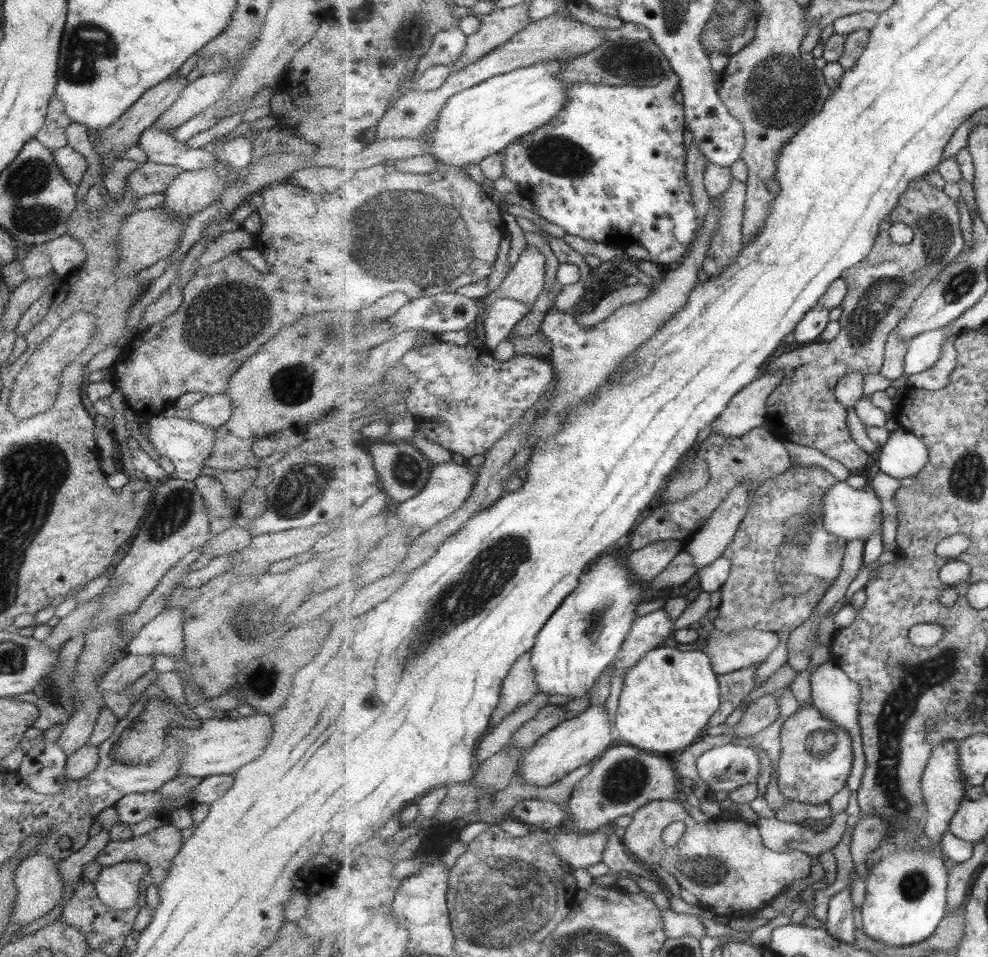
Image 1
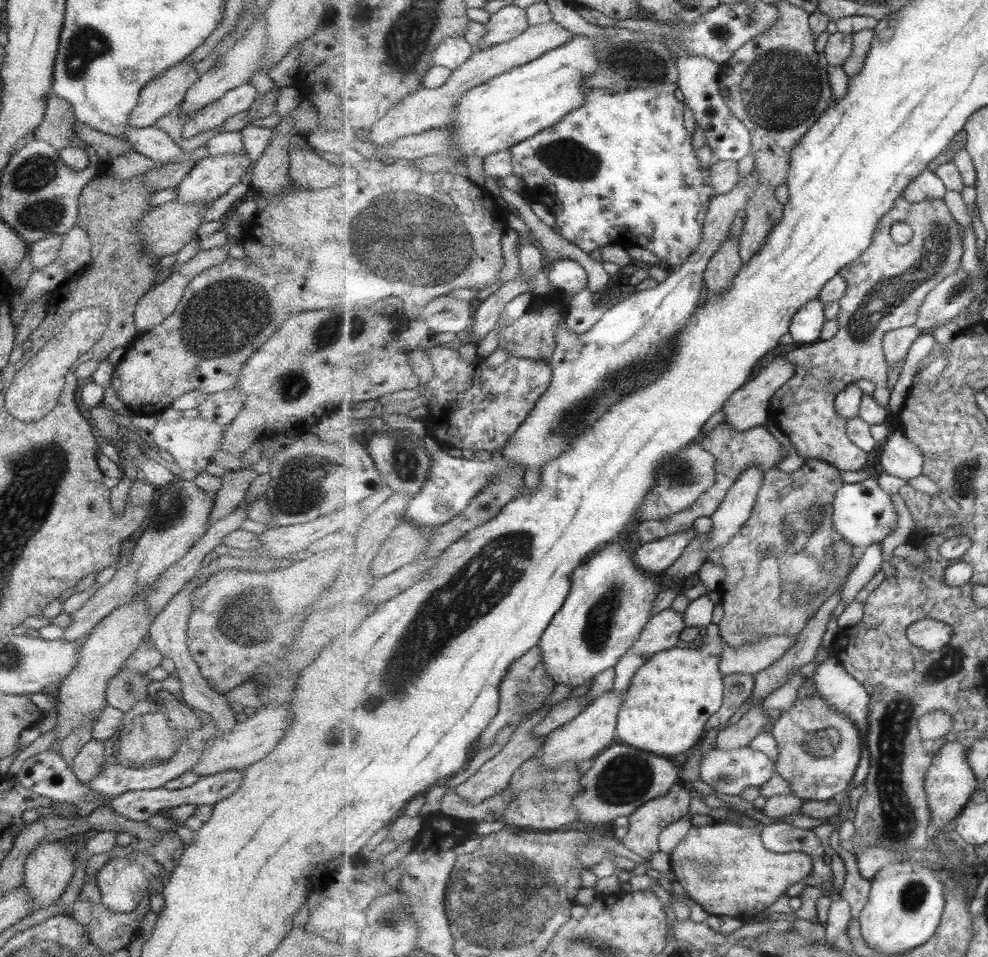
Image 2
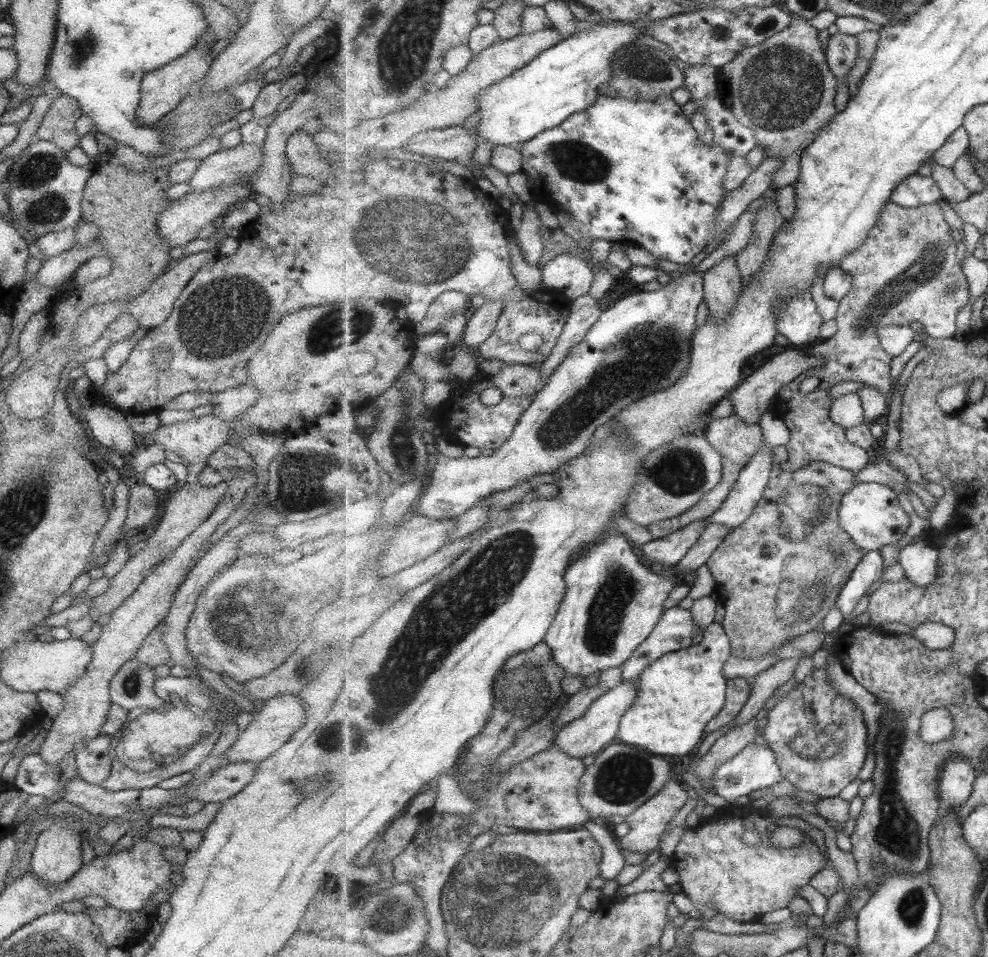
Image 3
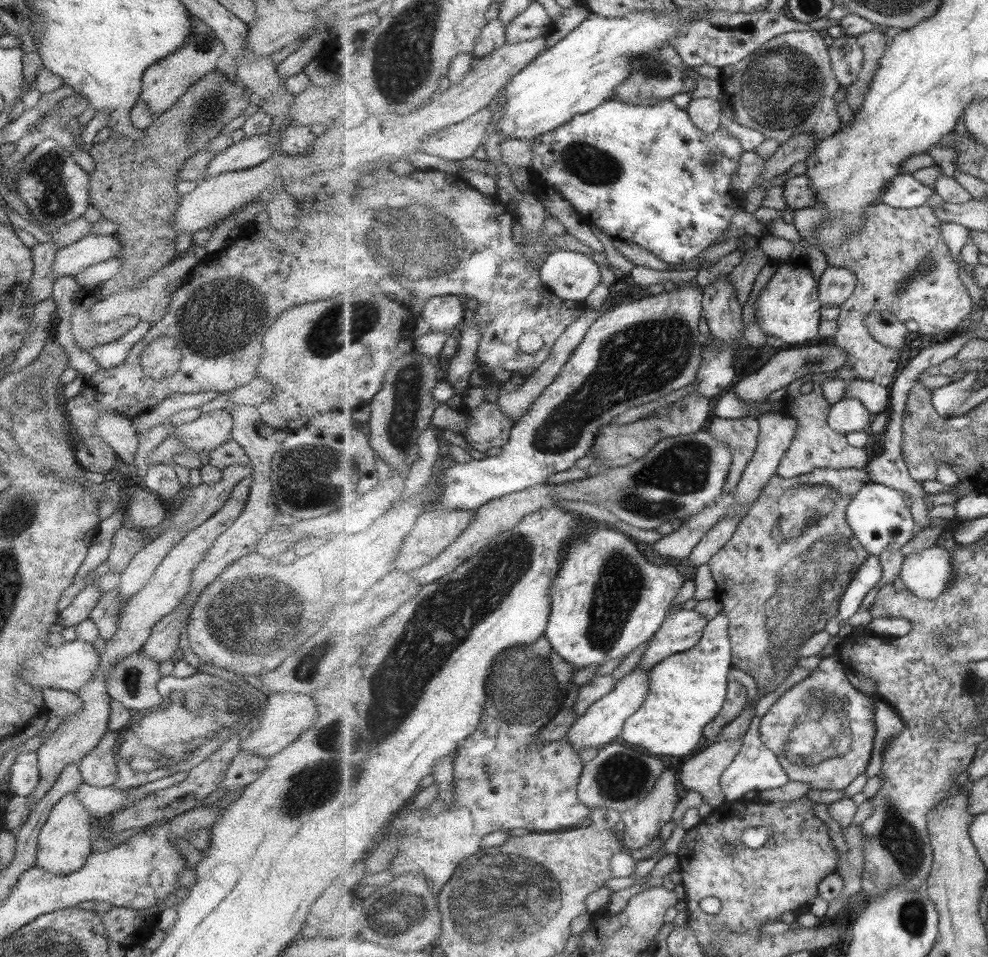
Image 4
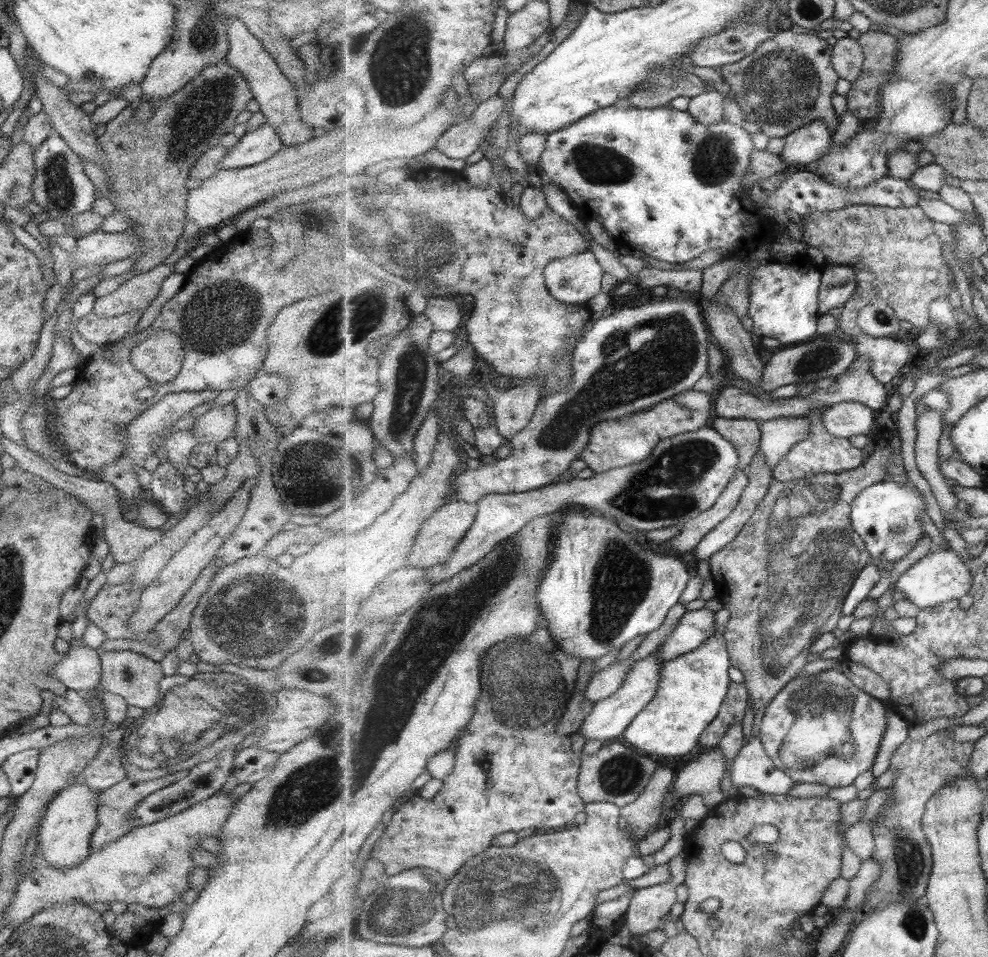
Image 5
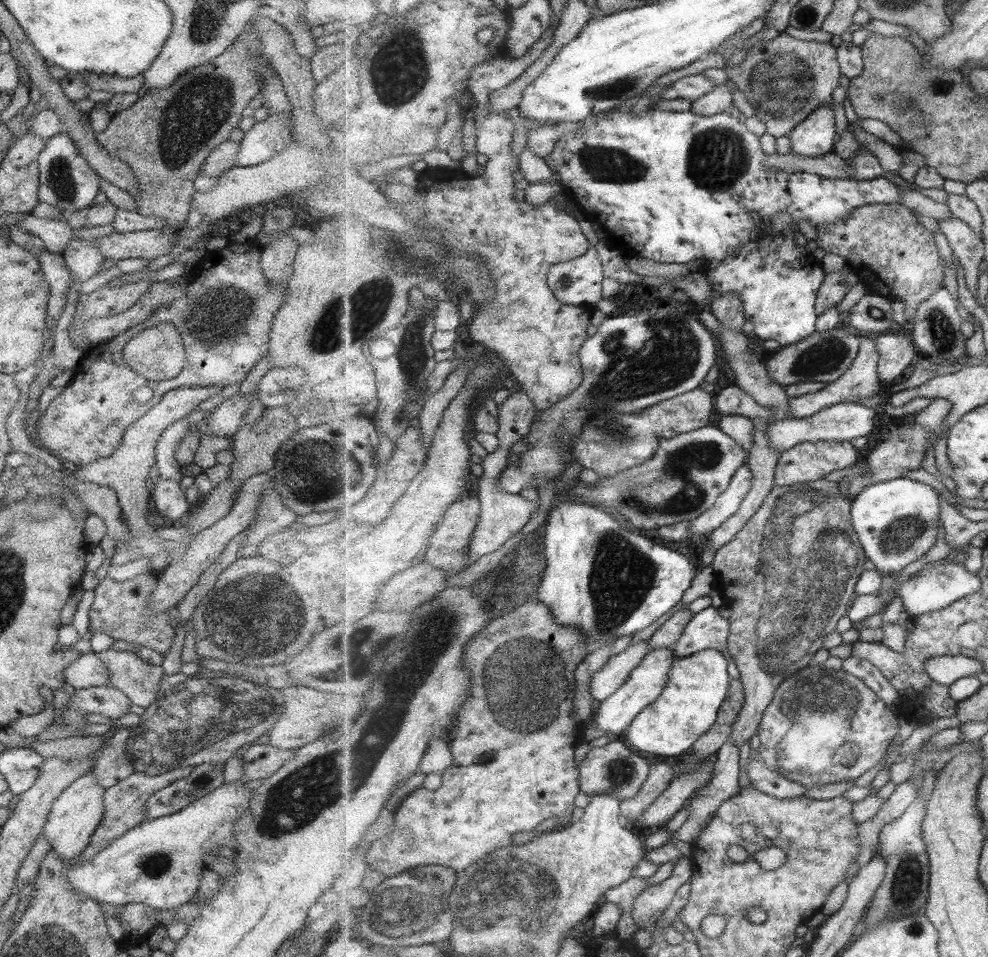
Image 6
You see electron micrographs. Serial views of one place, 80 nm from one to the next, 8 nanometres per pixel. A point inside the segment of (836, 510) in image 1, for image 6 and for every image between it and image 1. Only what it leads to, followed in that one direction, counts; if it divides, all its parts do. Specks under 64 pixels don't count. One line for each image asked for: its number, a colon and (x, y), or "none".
2: (864, 513)
3: (871, 513)
4: (879, 515)
5: (887, 515)
6: (897, 521)

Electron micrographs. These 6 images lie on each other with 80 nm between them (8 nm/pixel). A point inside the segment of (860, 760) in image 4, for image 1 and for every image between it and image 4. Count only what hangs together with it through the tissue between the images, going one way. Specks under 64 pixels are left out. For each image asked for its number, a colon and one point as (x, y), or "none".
1: (817, 755)
2: (820, 749)
3: (821, 741)

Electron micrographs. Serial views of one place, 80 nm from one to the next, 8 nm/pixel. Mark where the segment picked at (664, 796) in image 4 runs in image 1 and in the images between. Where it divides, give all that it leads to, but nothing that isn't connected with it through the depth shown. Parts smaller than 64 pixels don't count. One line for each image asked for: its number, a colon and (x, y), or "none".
1: (724, 864)
2: (646, 824)
3: (646, 824)

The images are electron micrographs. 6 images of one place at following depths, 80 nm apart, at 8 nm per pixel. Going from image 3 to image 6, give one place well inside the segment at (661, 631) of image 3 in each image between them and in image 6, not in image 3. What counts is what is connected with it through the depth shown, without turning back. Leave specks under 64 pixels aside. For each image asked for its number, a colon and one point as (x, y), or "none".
4: (681, 632)
5: (698, 626)
6: (709, 629)

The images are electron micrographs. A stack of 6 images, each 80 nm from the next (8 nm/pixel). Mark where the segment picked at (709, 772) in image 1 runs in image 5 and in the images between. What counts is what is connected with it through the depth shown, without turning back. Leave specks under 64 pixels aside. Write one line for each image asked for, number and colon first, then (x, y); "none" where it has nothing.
2: (729, 772)
3: (755, 768)
4: (756, 768)
5: (753, 767)

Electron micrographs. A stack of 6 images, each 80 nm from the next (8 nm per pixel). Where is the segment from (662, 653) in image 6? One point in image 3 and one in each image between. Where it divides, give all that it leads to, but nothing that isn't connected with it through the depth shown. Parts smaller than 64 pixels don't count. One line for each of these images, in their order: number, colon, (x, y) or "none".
3: (594, 732)
4: (605, 720)
5: (611, 717)

